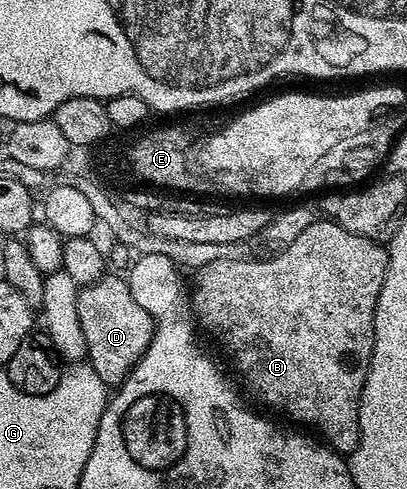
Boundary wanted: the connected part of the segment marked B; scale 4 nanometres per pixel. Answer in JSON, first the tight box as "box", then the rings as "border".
{"box":[192,219,390,454],"border":[[[315,219],[314,223],[297,236],[292,243],[285,245],[281,249],[279,256],[274,256],[271,260],[252,260],[245,258],[236,261],[216,261],[211,265],[204,265],[197,269],[198,276],[192,280],[192,304],[196,309],[196,320],[206,332],[211,332],[218,339],[220,347],[226,351],[226,356],[230,359],[232,367],[238,371],[237,379],[242,379],[241,387],[251,392],[262,404],[267,404],[270,408],[275,408],[278,412],[283,412],[290,420],[295,420],[298,424],[307,424],[325,443],[329,444],[335,452],[349,454],[358,448],[358,435],[360,434],[360,398],[362,397],[362,387],[368,374],[368,366],[372,358],[374,349],[374,315],[376,314],[376,302],[380,294],[380,286],[384,286],[384,278],[388,274],[388,262],[390,253],[377,240],[360,238],[360,234],[352,234],[344,230],[333,219]]]}

